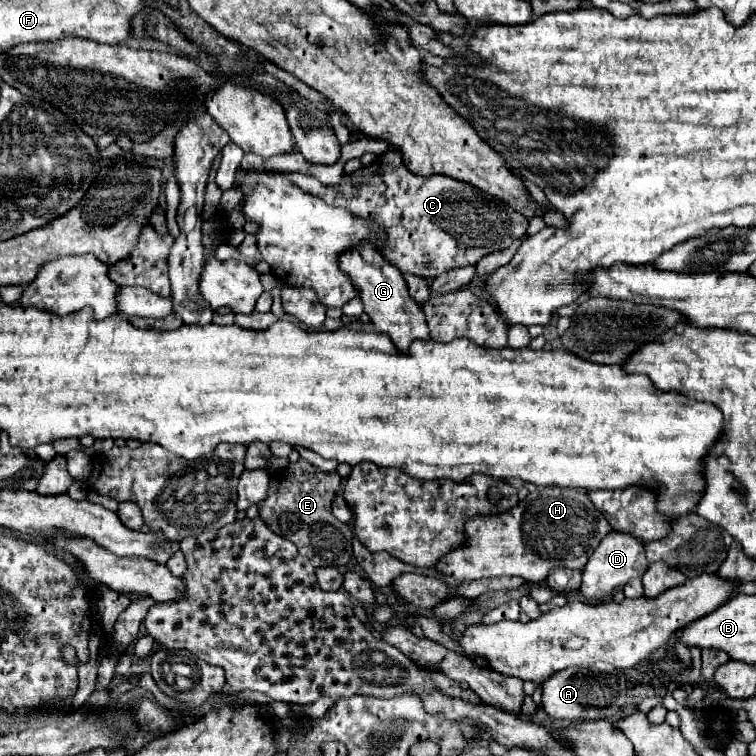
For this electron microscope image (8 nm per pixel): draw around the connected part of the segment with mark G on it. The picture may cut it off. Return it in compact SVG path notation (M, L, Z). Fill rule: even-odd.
M372 246L354 248L340 256L340 268L352 278L354 286L360 292L364 302L364 312L370 316L372 324L388 334L400 352L408 352L414 340L428 340L430 332L426 326L426 316L418 302L414 302L408 294L408 286L398 268L394 268L388 260L384 260Z

